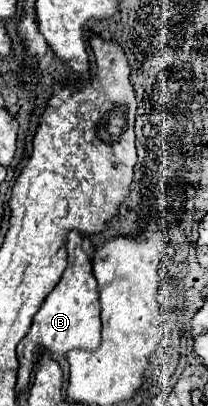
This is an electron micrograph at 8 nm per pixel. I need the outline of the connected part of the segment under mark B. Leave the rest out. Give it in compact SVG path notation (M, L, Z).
M69 231L67 233L67 269L63 271L63 277L53 287L53 291L43 301L43 307L35 313L35 319L31 323L29 333L21 339L17 347L19 355L19 377L17 377L17 389L29 385L31 371L35 369L35 361L43 349L49 349L61 357L65 357L71 349L89 349L95 351L101 343L101 319L99 319L99 293L97 283L91 273L91 261L85 255L81 247L81 233Z

